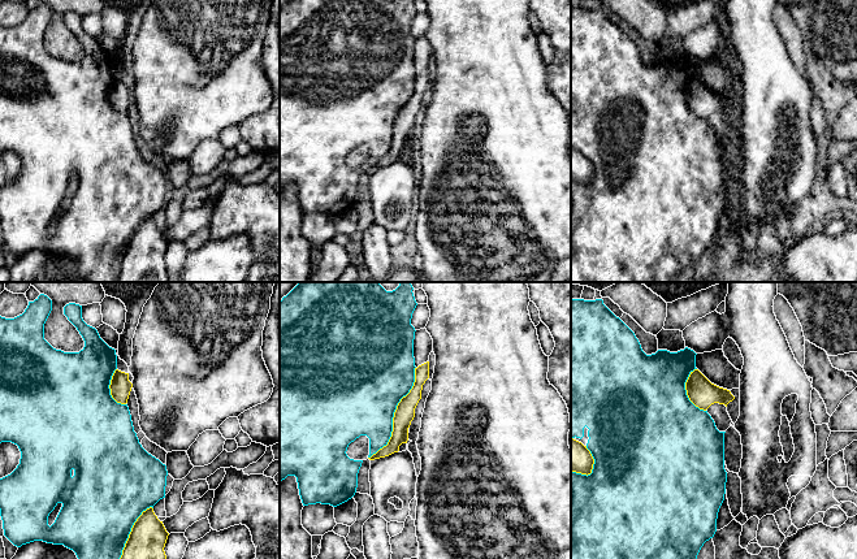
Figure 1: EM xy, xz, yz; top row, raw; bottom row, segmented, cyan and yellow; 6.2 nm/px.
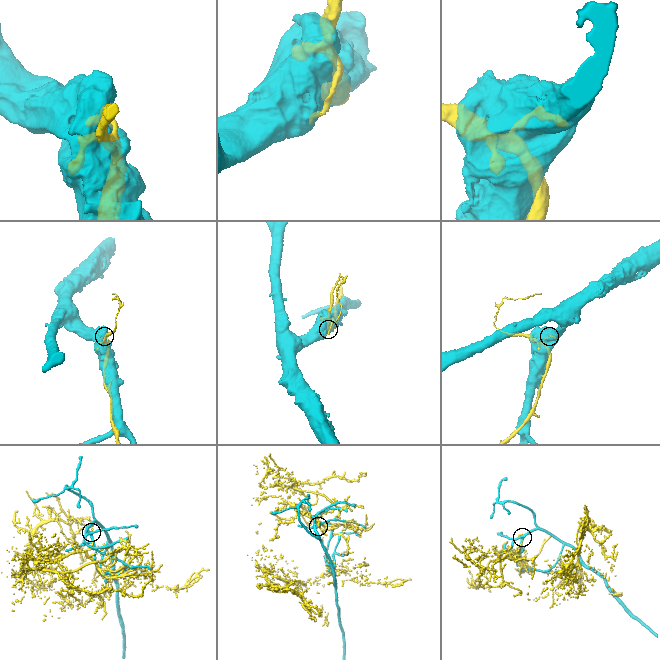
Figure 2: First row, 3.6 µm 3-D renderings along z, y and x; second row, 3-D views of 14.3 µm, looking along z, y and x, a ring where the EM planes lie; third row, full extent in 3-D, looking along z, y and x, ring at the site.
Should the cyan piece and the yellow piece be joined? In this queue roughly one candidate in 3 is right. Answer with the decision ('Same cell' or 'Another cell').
Another cell

